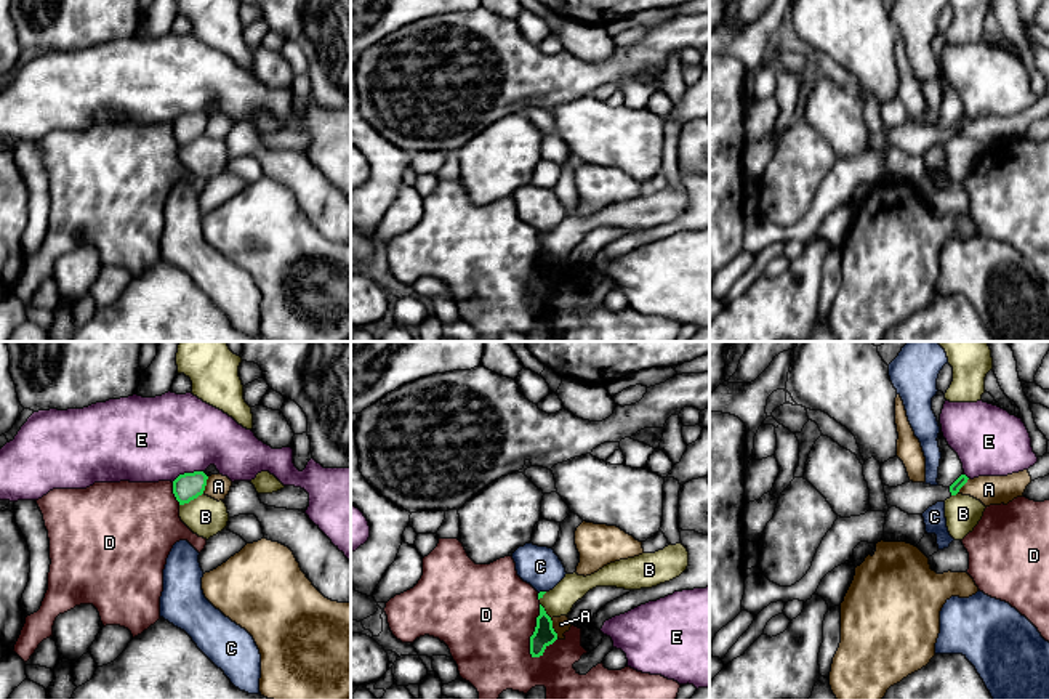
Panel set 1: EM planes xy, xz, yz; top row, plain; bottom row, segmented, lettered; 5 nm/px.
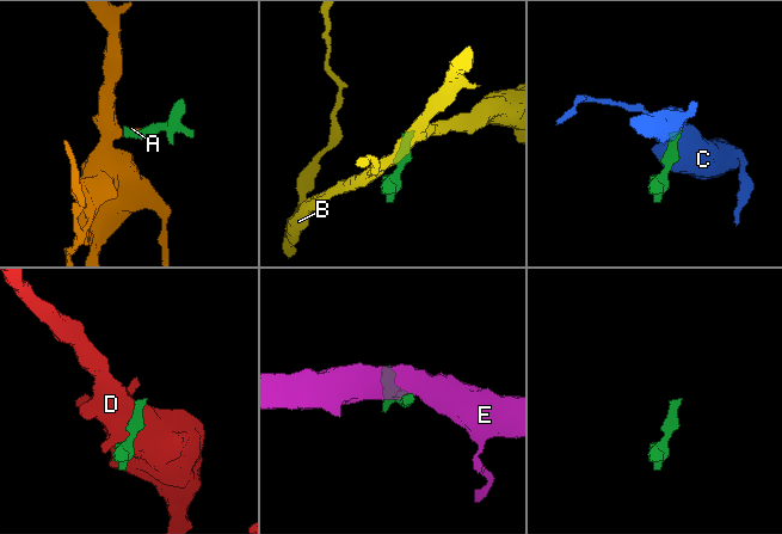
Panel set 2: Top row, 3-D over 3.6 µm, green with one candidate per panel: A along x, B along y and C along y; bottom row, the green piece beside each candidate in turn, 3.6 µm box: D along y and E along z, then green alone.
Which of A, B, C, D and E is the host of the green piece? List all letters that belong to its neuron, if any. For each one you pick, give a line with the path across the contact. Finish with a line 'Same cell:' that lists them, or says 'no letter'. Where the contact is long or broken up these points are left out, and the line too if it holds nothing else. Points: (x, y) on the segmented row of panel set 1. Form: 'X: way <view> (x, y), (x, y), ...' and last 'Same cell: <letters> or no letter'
Same cell: no letter

